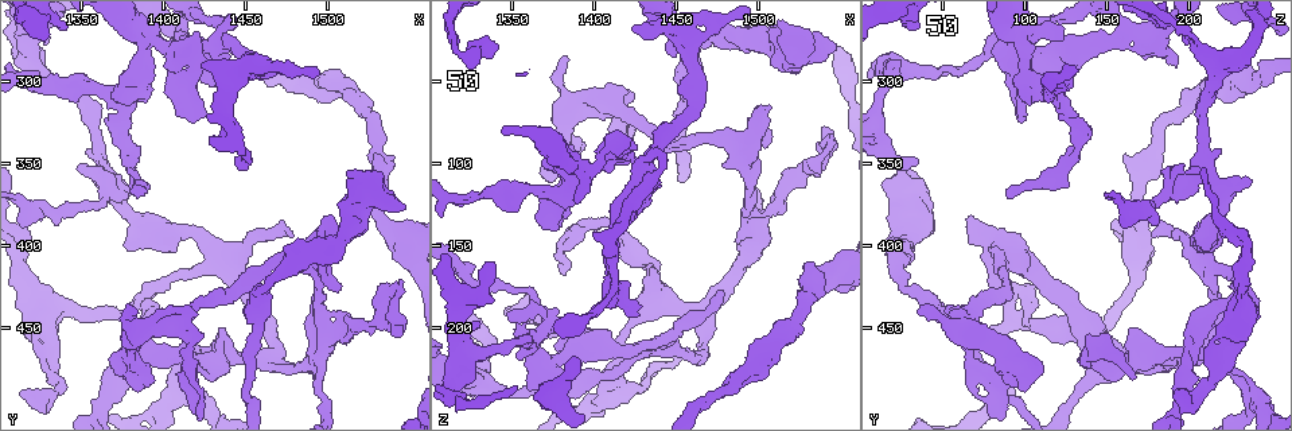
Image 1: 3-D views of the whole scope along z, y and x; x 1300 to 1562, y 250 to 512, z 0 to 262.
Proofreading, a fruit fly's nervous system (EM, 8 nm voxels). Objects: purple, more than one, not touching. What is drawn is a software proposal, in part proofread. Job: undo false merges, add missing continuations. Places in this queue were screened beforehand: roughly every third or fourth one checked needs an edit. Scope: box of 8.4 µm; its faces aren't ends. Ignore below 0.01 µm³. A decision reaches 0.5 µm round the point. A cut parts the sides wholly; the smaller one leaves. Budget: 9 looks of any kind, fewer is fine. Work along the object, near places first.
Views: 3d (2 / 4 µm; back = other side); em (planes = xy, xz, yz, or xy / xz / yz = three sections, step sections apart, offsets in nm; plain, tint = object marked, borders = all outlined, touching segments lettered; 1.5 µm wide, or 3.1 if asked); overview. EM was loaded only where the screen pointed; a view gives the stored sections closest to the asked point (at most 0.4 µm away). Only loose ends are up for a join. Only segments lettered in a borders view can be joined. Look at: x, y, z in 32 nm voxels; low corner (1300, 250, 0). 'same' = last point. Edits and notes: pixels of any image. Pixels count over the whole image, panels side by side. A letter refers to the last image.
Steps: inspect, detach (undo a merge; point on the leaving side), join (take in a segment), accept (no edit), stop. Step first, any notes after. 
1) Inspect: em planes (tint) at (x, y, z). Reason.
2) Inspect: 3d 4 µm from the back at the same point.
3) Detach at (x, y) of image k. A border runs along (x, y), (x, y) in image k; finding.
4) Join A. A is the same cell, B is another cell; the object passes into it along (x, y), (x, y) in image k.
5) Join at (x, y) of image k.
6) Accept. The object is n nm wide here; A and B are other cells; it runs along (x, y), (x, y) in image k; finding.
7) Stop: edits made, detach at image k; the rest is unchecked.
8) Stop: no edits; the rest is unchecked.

Inspect: 3d 4 µm at (1426, 292, 192). Branch stops here.

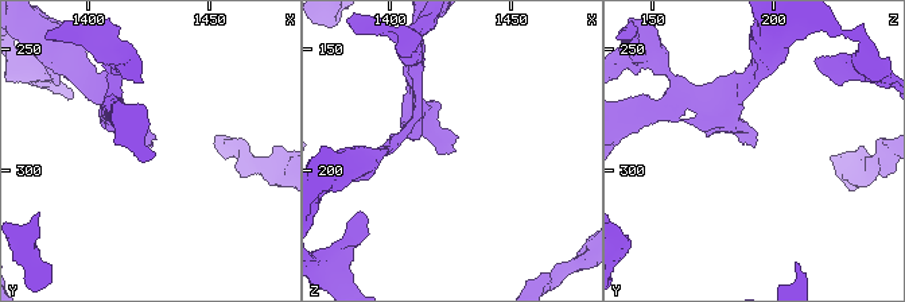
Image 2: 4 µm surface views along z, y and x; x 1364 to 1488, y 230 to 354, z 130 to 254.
Inspect: em planes (borders) at (1427, 289, 193).

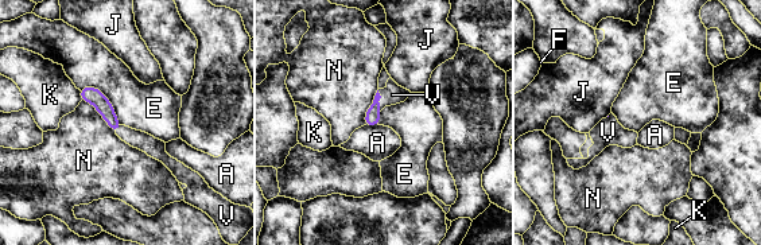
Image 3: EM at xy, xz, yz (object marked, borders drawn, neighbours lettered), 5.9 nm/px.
Join V. V is the same cell, A, E, F, J, K and N are other cells; the object passes into it along (373, 115), (379, 100), (392, 94) in image 3; the neuron continues.

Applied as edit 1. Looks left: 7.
Inspect: 3d 2 µm at (1434, 300, 124). Branch stops here.

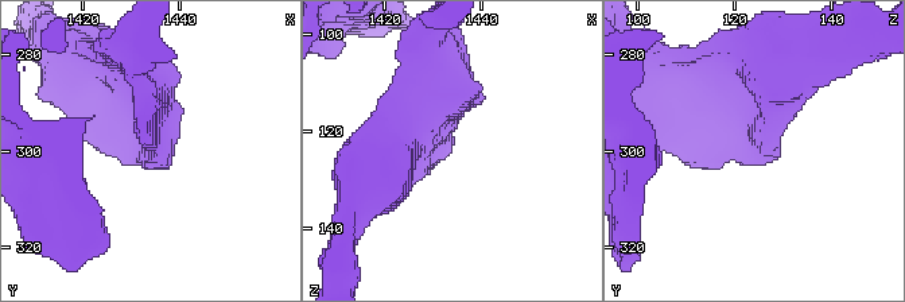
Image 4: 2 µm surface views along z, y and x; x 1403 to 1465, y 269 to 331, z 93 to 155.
Inspect: em planes (borders) at (1433, 301, 125).

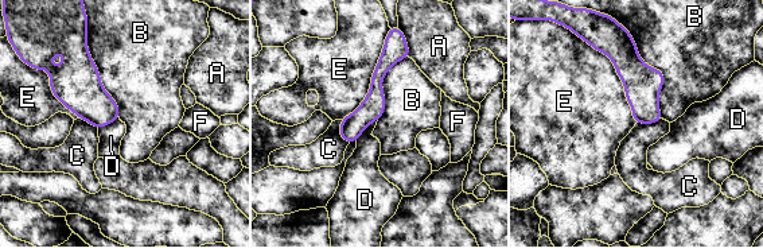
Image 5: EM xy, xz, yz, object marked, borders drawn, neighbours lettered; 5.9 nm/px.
Accept. The object is 150 nm wide here; A, B, C, D, E and F are other cells; a border runs along (627, 31), (664, 73), (664, 119) in image 5; no lettered segment goes on from it.

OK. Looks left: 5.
Inspect: 3d 2 µm at (1540, 454, 78). Tapers out.

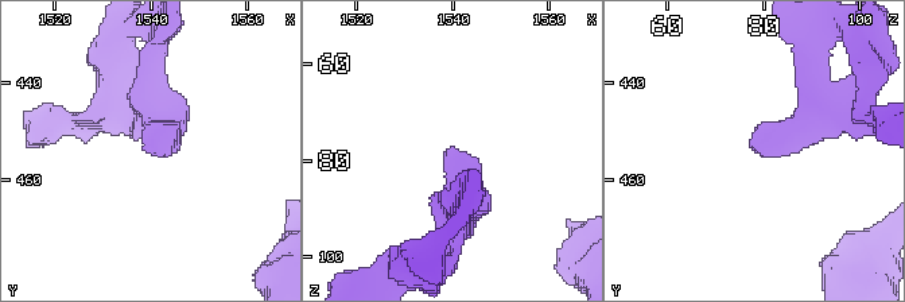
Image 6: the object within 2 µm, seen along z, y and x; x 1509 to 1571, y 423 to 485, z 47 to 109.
Inspect: em planes (borders) at (1539, 453, 77).

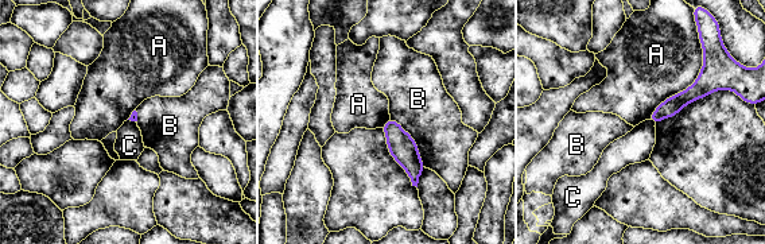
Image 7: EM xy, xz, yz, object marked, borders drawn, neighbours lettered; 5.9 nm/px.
Accept. A, B and C are other cells; it runs along (707, 68), (690, 95), (653, 119) in image 7; no lettered segment goes on from it.

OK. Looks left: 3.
Stop: edits made, join at image 3; the rest is unchecked.

